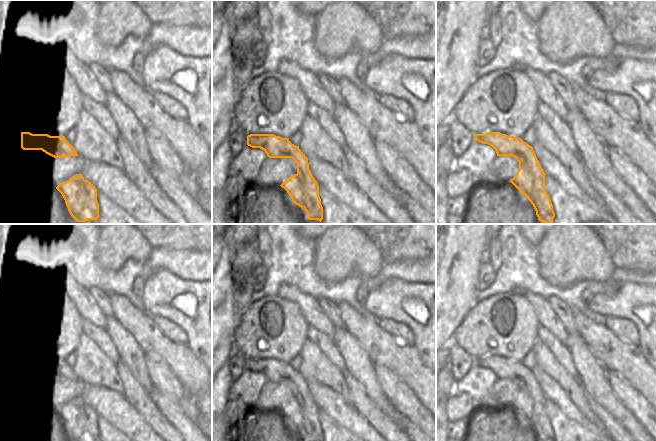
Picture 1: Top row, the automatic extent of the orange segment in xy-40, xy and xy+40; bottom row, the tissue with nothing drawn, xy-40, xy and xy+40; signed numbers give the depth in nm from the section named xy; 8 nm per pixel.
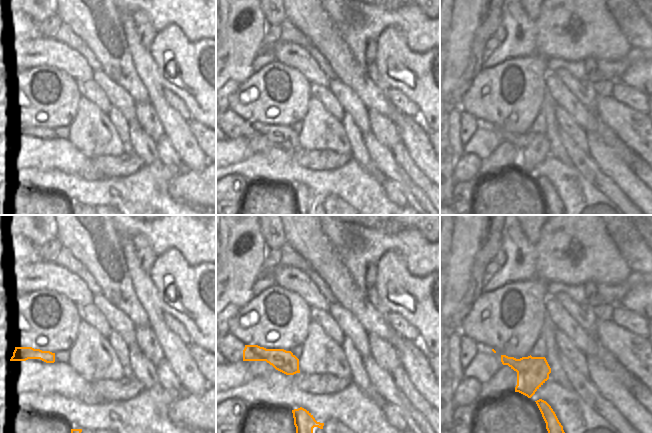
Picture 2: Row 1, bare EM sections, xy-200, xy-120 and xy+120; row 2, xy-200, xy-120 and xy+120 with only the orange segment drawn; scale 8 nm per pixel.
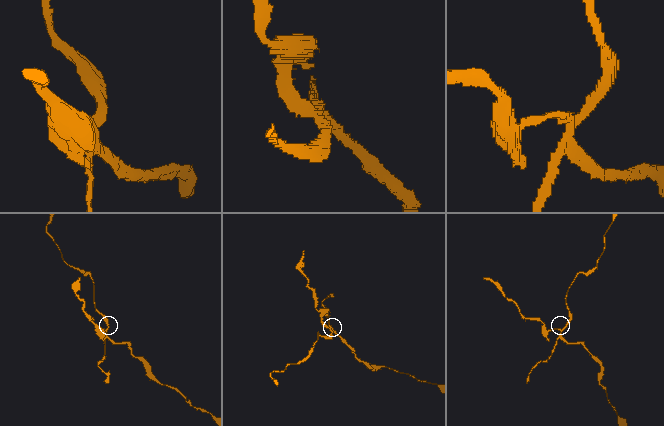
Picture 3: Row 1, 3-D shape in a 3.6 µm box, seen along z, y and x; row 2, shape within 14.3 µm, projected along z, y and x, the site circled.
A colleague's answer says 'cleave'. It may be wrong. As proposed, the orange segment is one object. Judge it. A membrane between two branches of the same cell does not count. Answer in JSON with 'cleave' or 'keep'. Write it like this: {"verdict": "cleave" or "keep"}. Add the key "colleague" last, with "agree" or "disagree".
{"verdict": "cleave", "colleague": "agree"}

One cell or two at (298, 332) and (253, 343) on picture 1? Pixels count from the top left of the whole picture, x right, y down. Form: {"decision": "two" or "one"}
{"decision": "one"}

